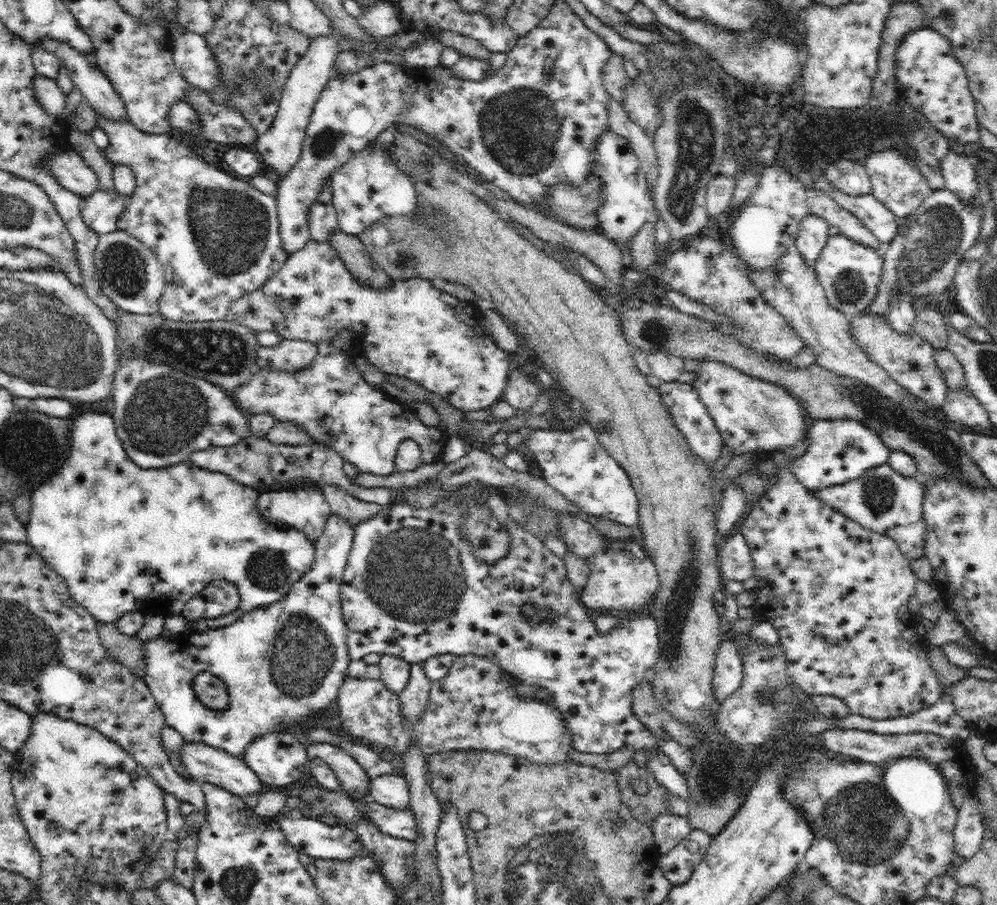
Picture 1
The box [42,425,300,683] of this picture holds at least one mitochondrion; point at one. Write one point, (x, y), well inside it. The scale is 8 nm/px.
(267, 569)

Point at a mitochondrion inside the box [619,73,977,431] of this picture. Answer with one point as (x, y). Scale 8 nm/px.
(928, 243)

